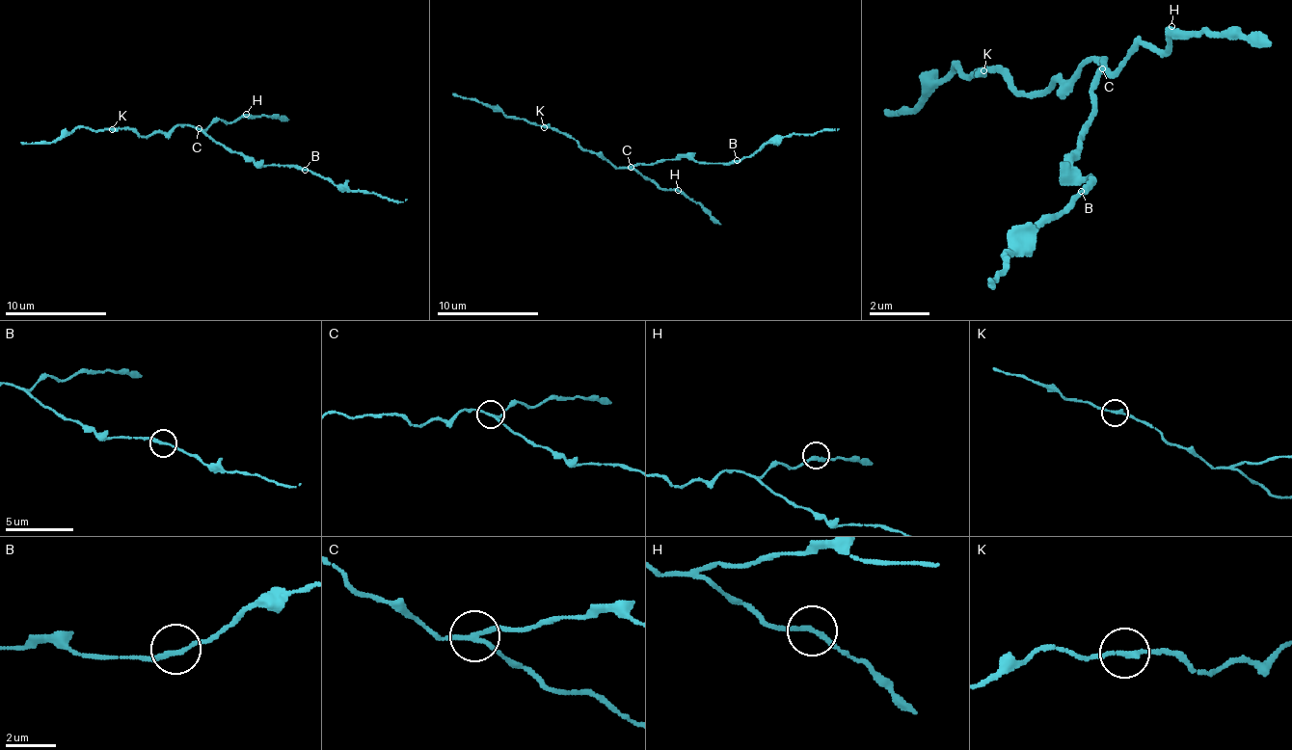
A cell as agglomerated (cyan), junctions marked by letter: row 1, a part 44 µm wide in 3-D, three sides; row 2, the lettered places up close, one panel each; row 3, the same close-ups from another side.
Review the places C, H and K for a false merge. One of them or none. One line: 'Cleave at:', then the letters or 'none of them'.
Cleave at: C

